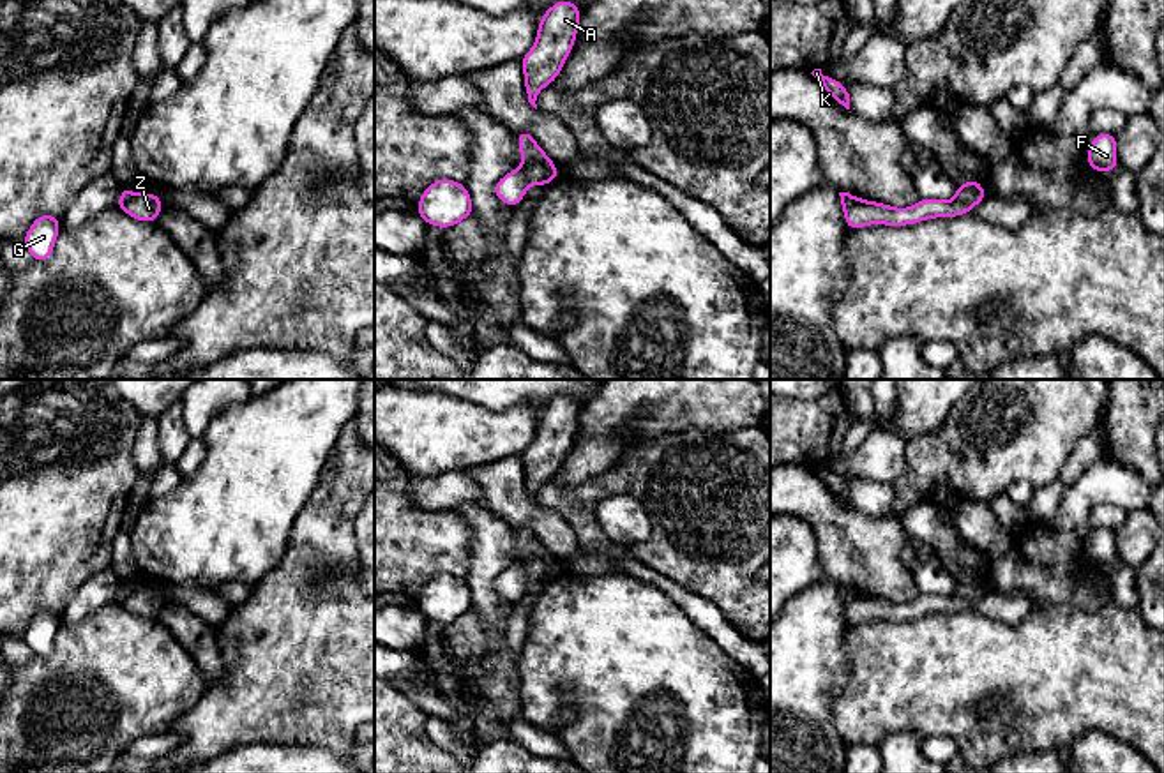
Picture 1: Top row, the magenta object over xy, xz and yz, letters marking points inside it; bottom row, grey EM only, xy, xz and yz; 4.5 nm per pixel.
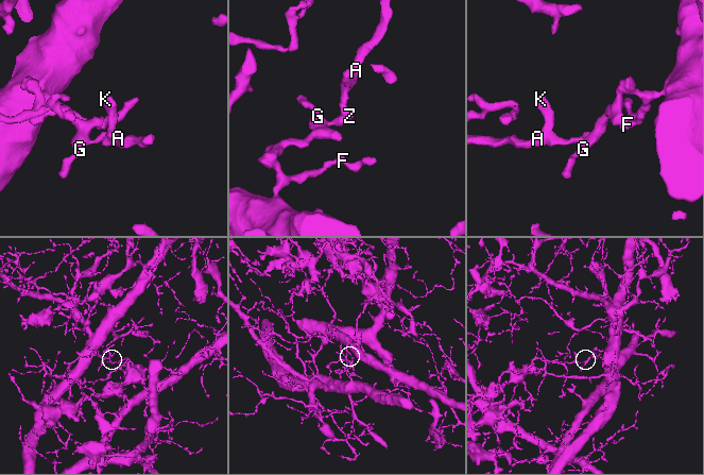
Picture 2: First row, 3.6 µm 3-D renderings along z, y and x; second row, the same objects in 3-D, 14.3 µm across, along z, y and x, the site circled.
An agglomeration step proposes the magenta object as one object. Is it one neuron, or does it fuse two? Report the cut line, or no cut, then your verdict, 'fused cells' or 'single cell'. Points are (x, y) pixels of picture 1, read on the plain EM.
xz (521, 562), (529, 579) | fused cells

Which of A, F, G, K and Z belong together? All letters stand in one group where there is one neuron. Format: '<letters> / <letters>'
A K Z / F G

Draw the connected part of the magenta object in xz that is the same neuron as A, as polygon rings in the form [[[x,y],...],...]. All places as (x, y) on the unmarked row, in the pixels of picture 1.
[[[571,395],[553,399],[539,417],[535,439],[519,455],[528,498],[537,505],[537,489],[556,477],[571,450],[581,406]]]

